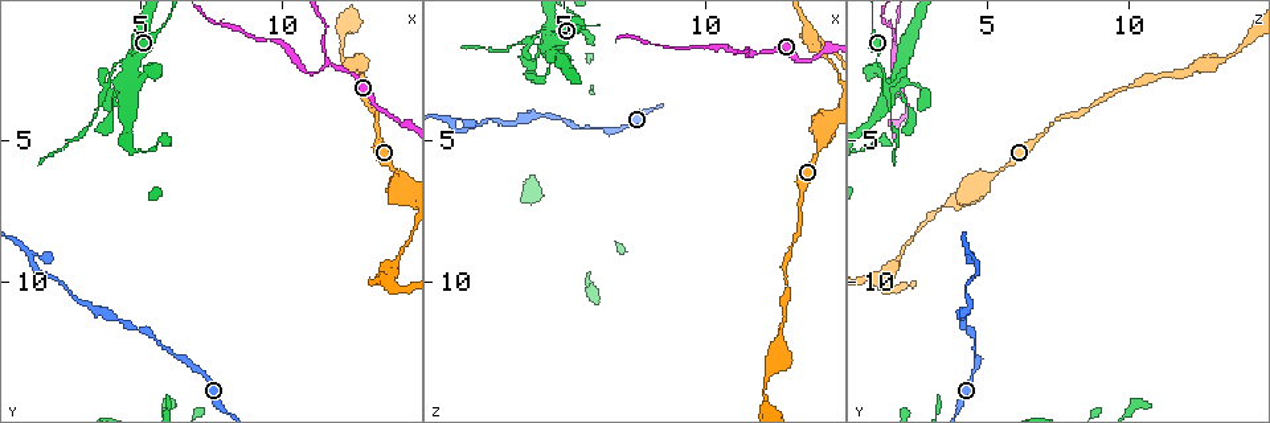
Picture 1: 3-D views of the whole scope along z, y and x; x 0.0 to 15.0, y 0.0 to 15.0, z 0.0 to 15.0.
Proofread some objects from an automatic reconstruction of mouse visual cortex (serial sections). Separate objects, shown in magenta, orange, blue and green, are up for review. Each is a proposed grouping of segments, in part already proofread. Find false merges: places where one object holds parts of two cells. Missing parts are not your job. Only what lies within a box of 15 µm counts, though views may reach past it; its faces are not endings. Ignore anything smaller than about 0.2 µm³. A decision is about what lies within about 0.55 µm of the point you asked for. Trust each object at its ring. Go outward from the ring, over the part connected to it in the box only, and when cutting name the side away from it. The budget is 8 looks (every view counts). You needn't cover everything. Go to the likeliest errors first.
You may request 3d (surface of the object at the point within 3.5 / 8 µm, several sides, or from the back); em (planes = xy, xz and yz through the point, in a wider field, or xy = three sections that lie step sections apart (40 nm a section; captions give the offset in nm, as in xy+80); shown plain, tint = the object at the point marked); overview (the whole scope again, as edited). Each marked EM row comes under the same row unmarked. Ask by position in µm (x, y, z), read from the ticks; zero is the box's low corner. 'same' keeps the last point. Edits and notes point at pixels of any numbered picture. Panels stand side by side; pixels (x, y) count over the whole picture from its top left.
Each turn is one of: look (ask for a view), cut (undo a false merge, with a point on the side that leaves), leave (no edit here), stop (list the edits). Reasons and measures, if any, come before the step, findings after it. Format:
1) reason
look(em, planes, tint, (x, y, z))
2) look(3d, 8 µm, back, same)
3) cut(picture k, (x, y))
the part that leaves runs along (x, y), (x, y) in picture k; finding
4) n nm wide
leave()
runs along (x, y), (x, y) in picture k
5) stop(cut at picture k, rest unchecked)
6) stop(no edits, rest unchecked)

abrupt turn
look(3d, 8 µm, (1.0, 9.1, 4.4))

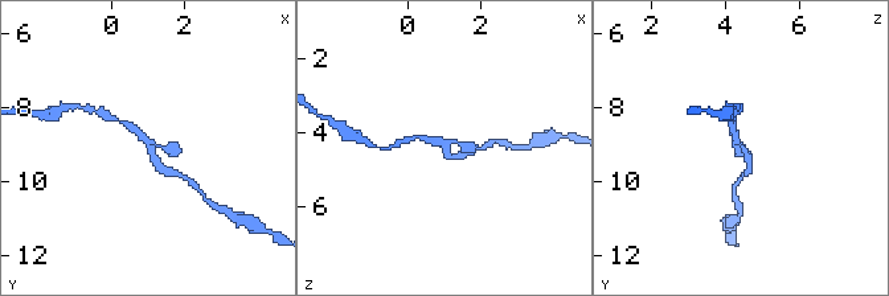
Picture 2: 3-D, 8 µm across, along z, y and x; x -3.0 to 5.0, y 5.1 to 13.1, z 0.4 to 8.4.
zoom in
look(3d, 3.5 µm, (1.0, 9.0, 4.4))

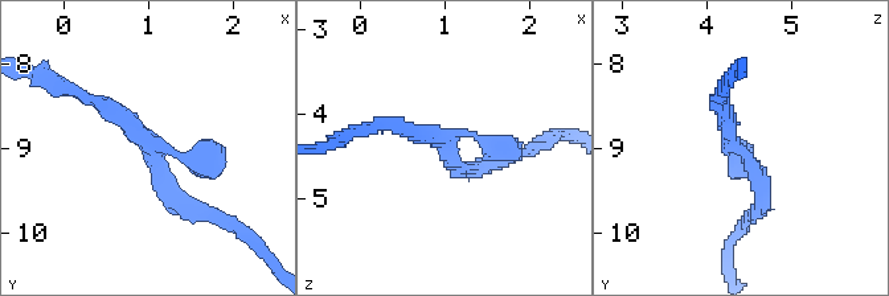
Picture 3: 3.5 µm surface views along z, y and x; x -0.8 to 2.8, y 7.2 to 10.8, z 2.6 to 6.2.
look(em, planes, tint, (1.10, 9.00, 4.40))

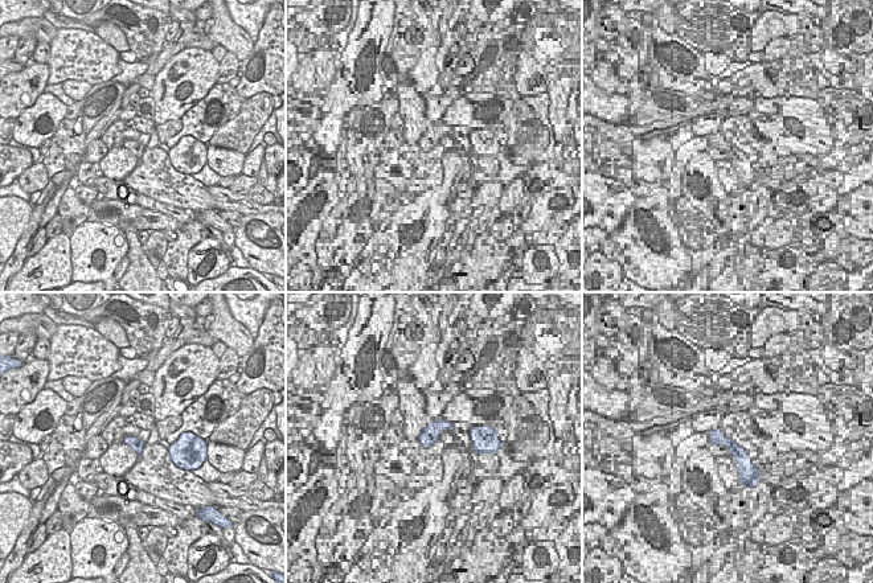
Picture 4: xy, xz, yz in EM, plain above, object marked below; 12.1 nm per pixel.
leave()
runs along (199, 209), (167, 196), (151, 148), (220, 152) in picture 3; one cell here

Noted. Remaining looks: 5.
three-way junction
look(3d, 3.5 µm, (11.7, 2.3, 1.9))

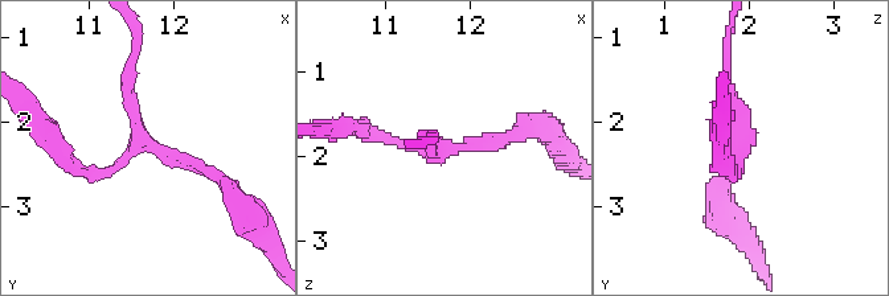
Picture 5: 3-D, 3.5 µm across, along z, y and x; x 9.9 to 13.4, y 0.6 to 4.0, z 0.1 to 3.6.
shape alone is not enough
look(em, planes, tint, (11.70, 2.30, 1.85))

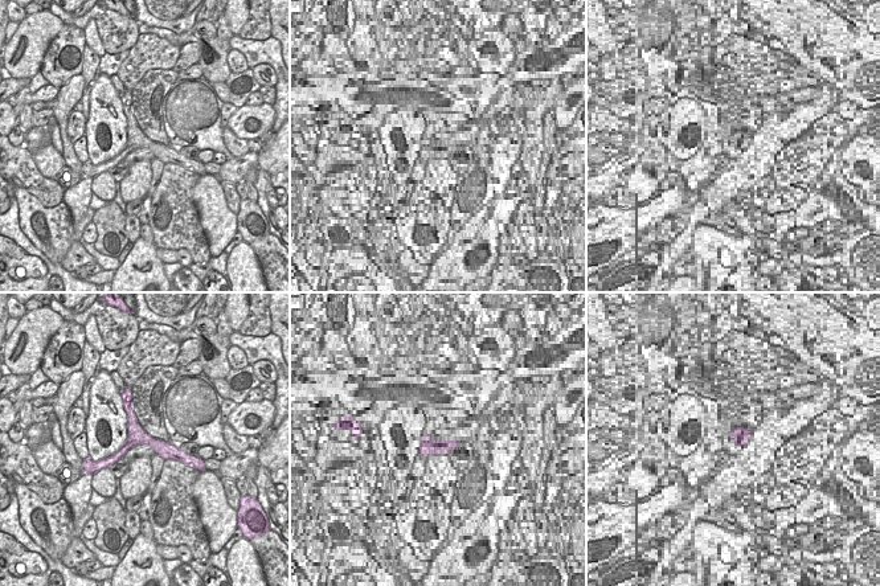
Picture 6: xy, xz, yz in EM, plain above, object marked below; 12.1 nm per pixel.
leave()
runs along (220, 179), (155, 146), (110, 171), (69, 163) in picture 5; one cell here

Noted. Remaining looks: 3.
branch point
look(3d, 3.5 µm, (4.3, 3.0, 1.6))

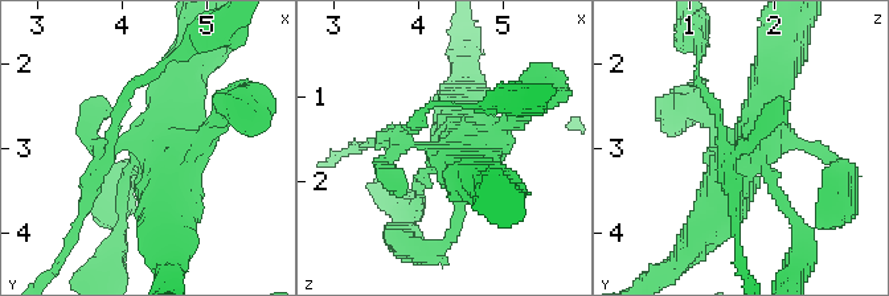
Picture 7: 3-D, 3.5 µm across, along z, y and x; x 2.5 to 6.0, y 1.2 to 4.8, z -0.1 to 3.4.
look(em, xy, step 3, tint, (4.35, 3.00, 1.70))

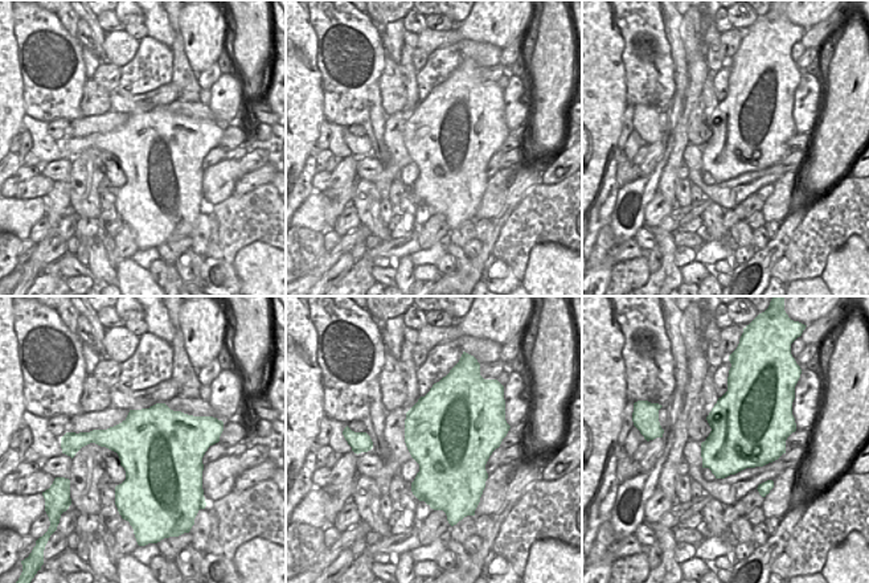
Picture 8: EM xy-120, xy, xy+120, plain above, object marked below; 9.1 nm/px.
leave()
runs along (119, 115), (164, 221) in picture 7; all the same cell

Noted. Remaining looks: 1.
stop(no edits, rest unchecked)

